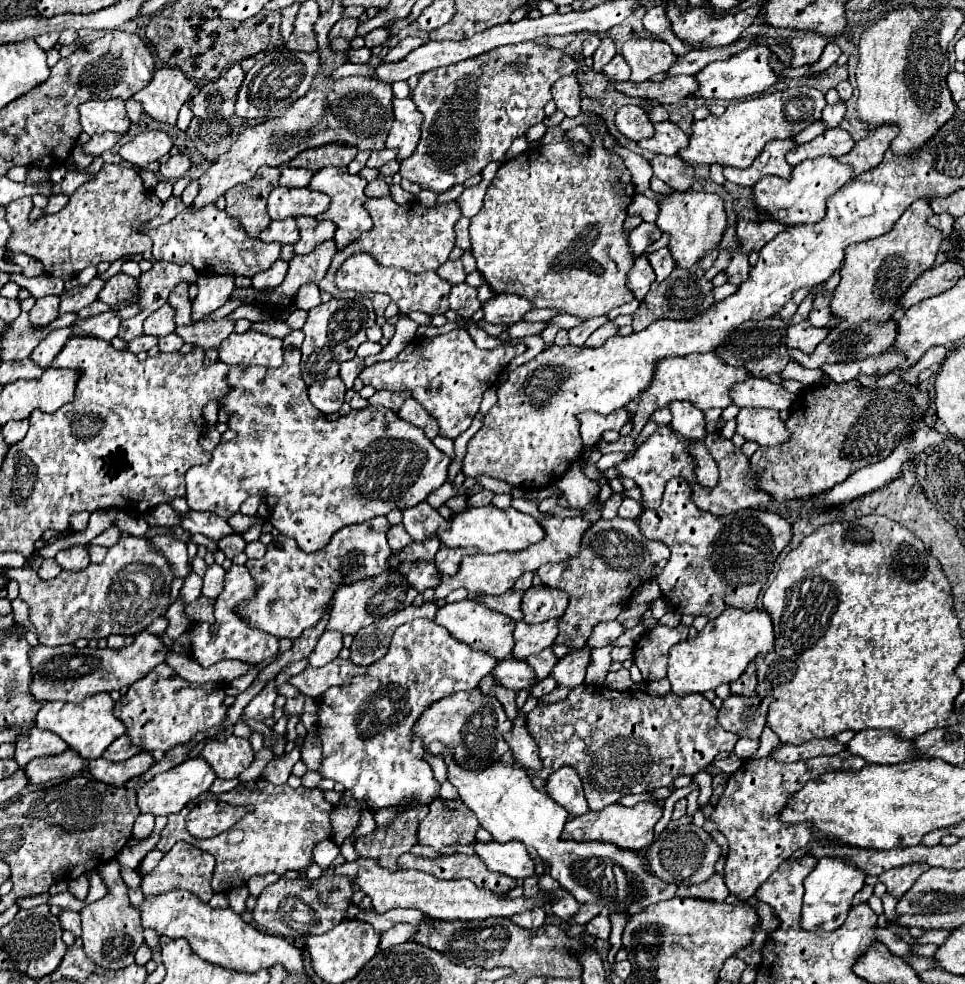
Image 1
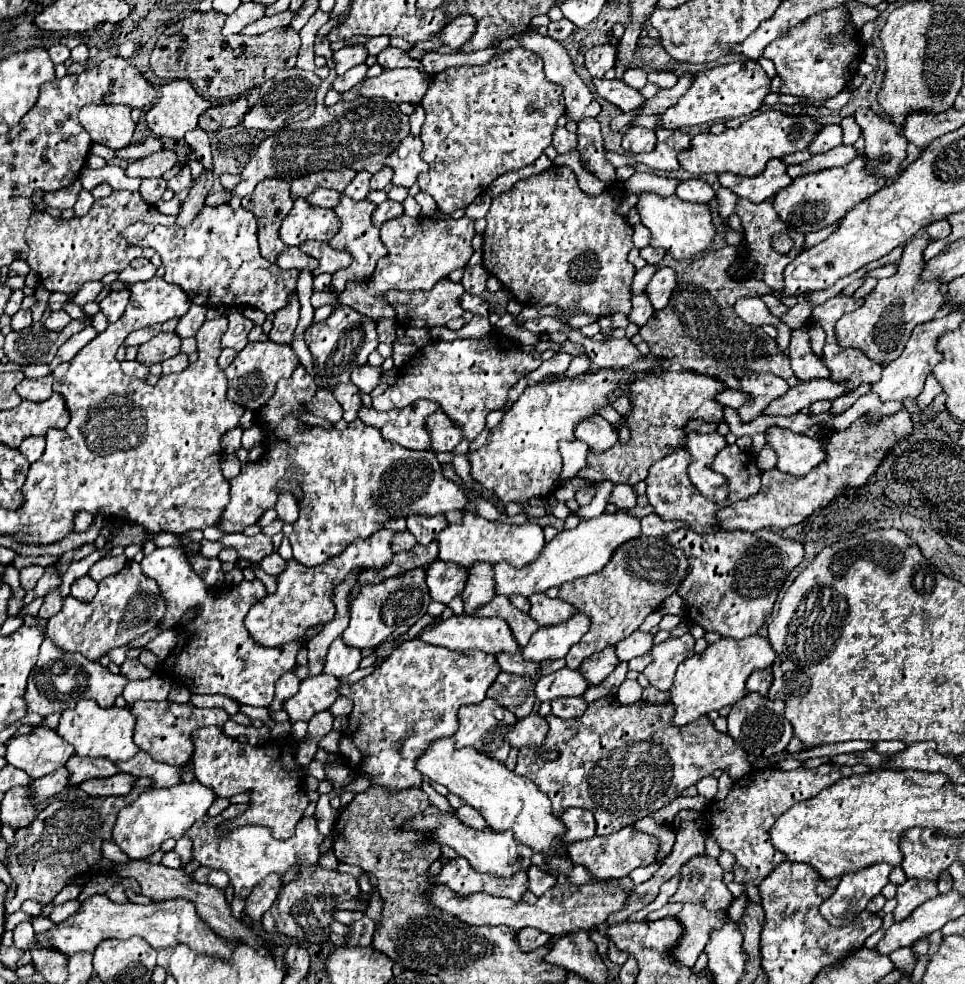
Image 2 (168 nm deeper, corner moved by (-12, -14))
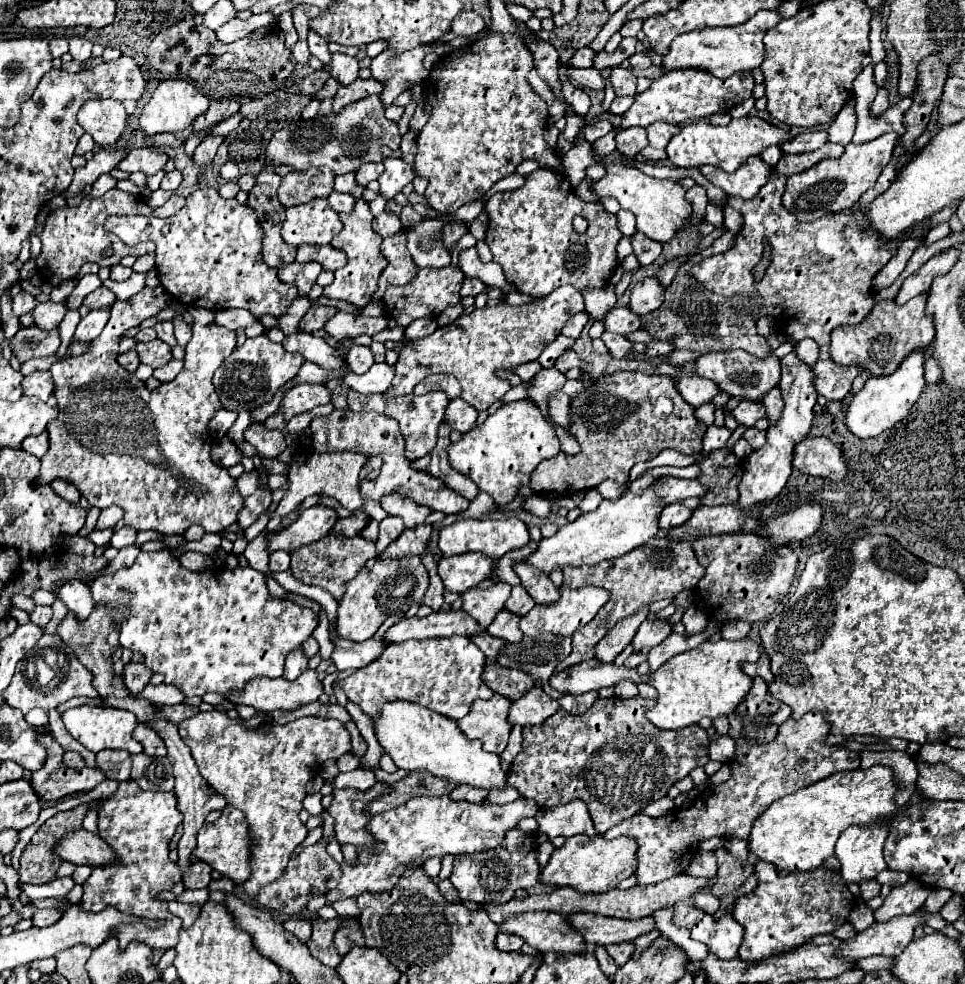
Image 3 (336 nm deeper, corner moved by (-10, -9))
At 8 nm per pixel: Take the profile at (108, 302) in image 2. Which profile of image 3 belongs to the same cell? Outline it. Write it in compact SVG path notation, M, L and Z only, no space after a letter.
M99 287L99 289L95 289L93 293L89 293L85 299L83 299L83 305L87 307L87 309L103 309L103 307L111 307L111 305L115 305L115 301L117 301L117 295L111 291L111 289L107 289L107 287Z

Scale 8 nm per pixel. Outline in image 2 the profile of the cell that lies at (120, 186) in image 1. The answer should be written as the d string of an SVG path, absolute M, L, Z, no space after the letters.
M115 190L111 196L101 198L93 208L81 218L53 218L47 212L34 212L29 219L25 240L29 246L27 264L41 276L41 284L49 292L75 294L85 282L101 280L109 272L121 272L129 266L133 258L151 258L155 252L151 248L135 248L125 244L121 238L121 228L145 220L151 224L175 224L177 216L165 216L155 206L147 204L139 192Z

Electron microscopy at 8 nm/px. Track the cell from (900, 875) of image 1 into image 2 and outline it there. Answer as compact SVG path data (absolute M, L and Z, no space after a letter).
M909 878L905 884L897 886L897 906L893 910L893 918L895 922L905 920L917 906L921 906L923 902L935 898L937 892L937 884L929 884L929 880L917 880L917 878Z

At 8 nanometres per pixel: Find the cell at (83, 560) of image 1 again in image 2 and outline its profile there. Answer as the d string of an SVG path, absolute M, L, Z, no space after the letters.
M83 576L83 578L77 578L71 586L71 596L81 600L81 602L91 602L97 594L97 582L91 580L89 576Z

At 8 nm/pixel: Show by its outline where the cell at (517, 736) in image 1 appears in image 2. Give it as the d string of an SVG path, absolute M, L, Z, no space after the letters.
M531 712L515 722L507 740L513 748L523 748L523 746L539 748L545 740L545 732L547 732L547 720L541 718L539 712Z

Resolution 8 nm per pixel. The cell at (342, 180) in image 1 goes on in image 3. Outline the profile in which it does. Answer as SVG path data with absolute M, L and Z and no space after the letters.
M357 199L353 211L339 213L339 217L341 217L343 229L341 229L339 235L335 235L335 239L331 241L331 245L335 245L337 249L341 249L341 251L347 253L347 265L343 269L335 271L335 281L325 287L323 295L329 297L329 299L349 301L349 303L357 305L359 309L363 309L371 301L371 295L377 289L377 279L379 279L381 271L387 267L387 259L379 251L381 235L371 229L373 213L371 213L369 203L365 199Z

